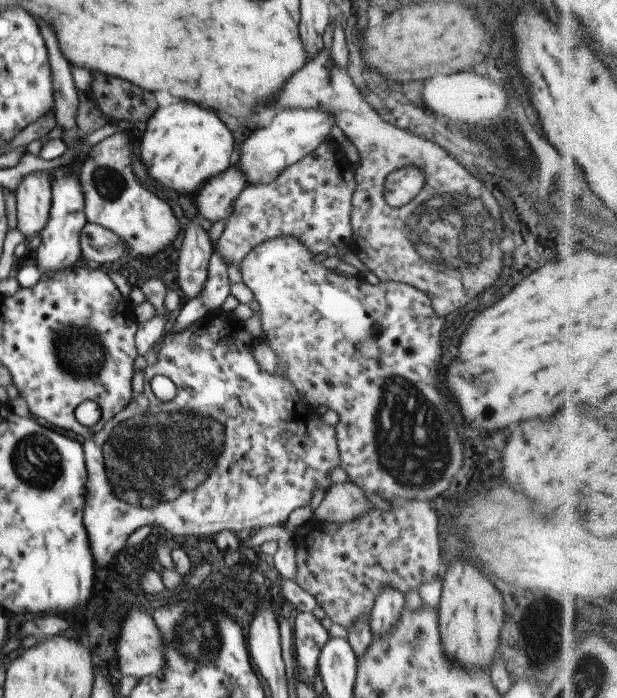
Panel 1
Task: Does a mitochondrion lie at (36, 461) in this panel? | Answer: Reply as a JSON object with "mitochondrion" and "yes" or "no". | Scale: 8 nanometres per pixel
{"mitochondrion":"yes"}

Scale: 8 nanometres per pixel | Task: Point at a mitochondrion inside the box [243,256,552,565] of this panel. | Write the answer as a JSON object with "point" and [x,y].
{"point":[402,449]}

